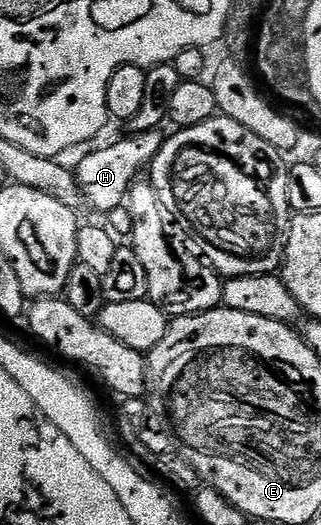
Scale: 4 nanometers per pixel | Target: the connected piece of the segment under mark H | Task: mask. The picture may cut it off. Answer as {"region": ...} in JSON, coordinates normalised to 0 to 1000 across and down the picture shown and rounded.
{"region":[[[489,244],[405,255],[396,261],[396,267],[368,267],[358,274],[336,276],[333,282],[296,280],[268,295],[262,309],[249,309],[249,316],[237,324],[243,352],[271,390],[283,398],[293,394],[318,408],[336,408],[396,387],[417,345],[464,322],[486,293],[505,284],[511,265],[508,253]]]}

